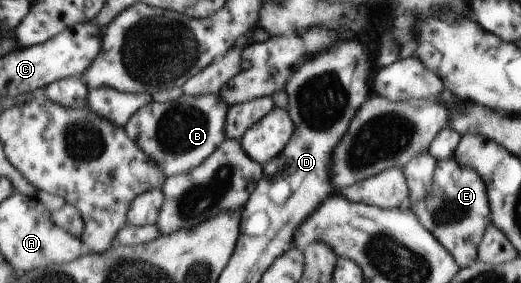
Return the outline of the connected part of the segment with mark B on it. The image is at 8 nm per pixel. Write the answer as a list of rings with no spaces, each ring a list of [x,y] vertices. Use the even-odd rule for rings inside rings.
[[[220,94],[183,95],[172,102],[152,101],[139,108],[124,126],[126,134],[162,168],[166,177],[171,177],[202,165],[222,145],[228,113],[229,106]]]

